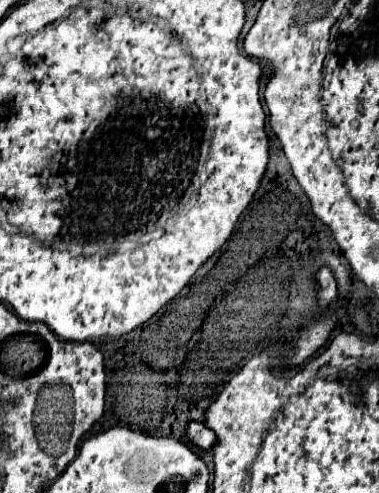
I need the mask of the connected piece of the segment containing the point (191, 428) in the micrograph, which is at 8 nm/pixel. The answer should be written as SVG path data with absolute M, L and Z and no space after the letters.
M190 422L188 424L188 440L192 440L202 450L210 450L218 442L216 434L208 426L204 426L200 422Z

